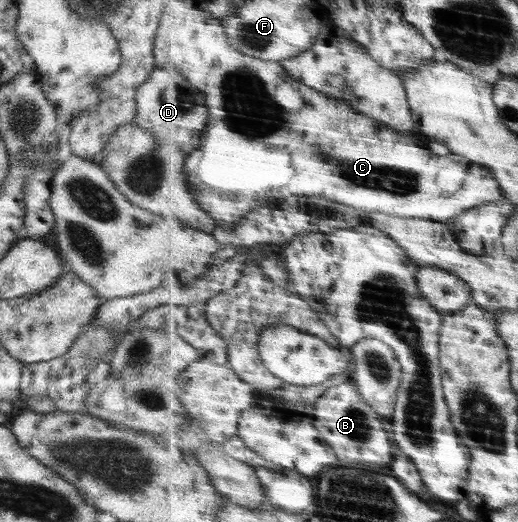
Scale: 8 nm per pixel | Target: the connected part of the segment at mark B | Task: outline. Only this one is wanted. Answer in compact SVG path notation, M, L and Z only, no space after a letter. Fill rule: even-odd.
M348 379L340 385L330 387L317 399L312 421L319 433L336 449L344 465L352 463L392 463L394 461L394 443L386 431L380 415L366 403L358 384Z

